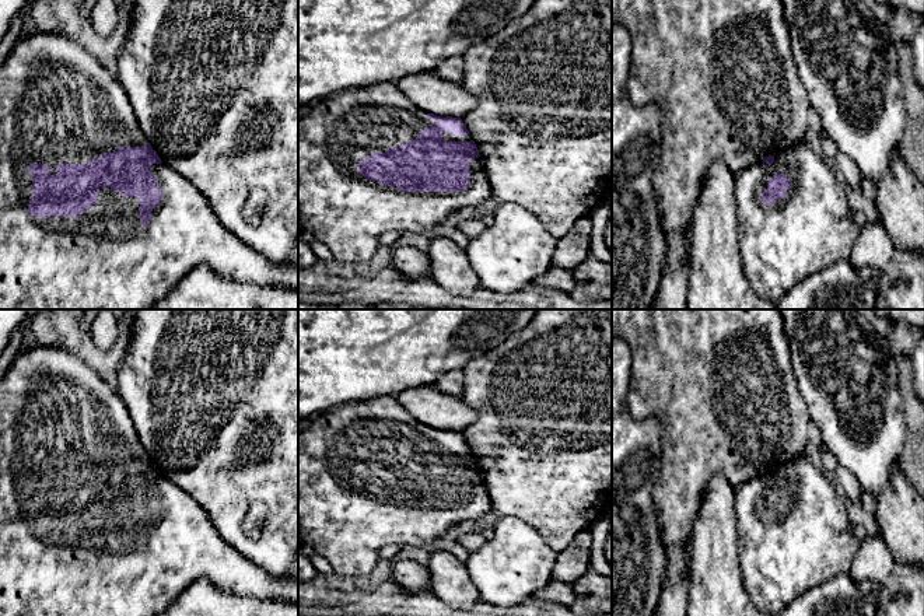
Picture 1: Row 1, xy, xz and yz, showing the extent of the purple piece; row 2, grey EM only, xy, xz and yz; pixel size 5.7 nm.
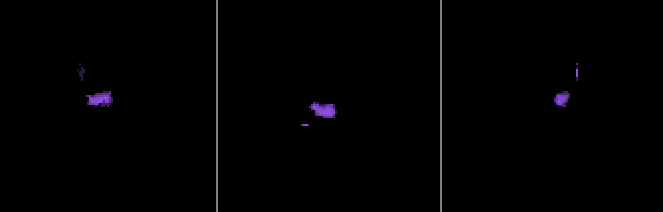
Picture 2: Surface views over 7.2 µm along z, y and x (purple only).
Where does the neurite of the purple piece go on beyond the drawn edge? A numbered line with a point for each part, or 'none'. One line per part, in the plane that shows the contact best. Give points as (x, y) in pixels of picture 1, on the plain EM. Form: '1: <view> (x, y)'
1: xy (58, 417)

